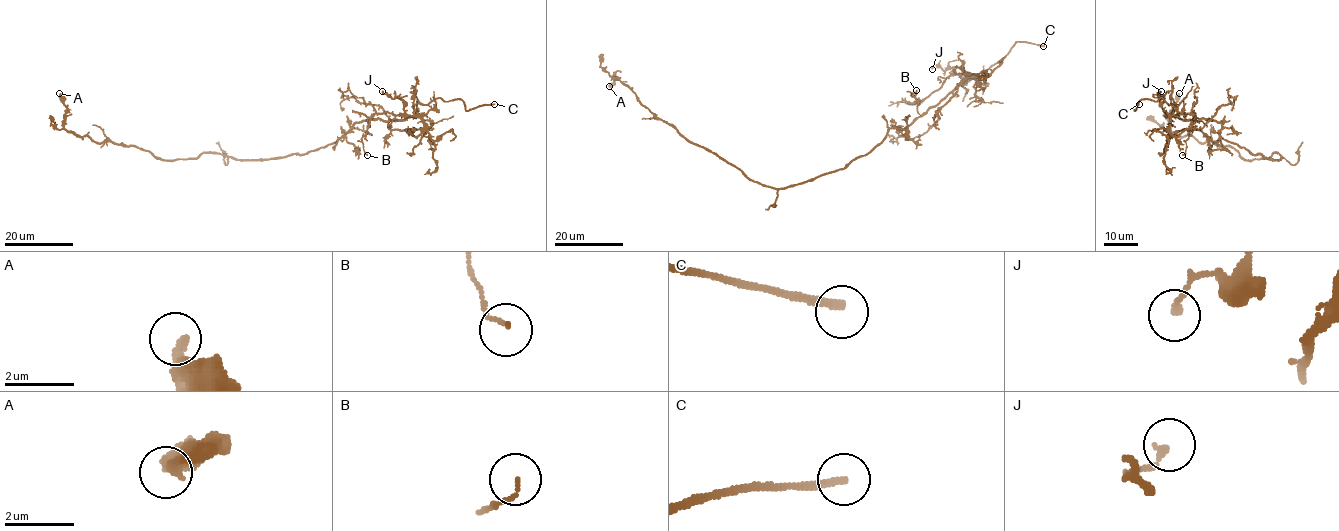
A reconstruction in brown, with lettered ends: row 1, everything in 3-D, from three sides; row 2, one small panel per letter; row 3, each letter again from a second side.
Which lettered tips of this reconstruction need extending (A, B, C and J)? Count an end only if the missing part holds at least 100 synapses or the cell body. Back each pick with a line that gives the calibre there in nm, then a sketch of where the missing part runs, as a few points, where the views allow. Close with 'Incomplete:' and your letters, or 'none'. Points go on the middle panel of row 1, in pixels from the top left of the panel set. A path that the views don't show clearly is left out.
C: 220 nm thick
Incomplete: C

